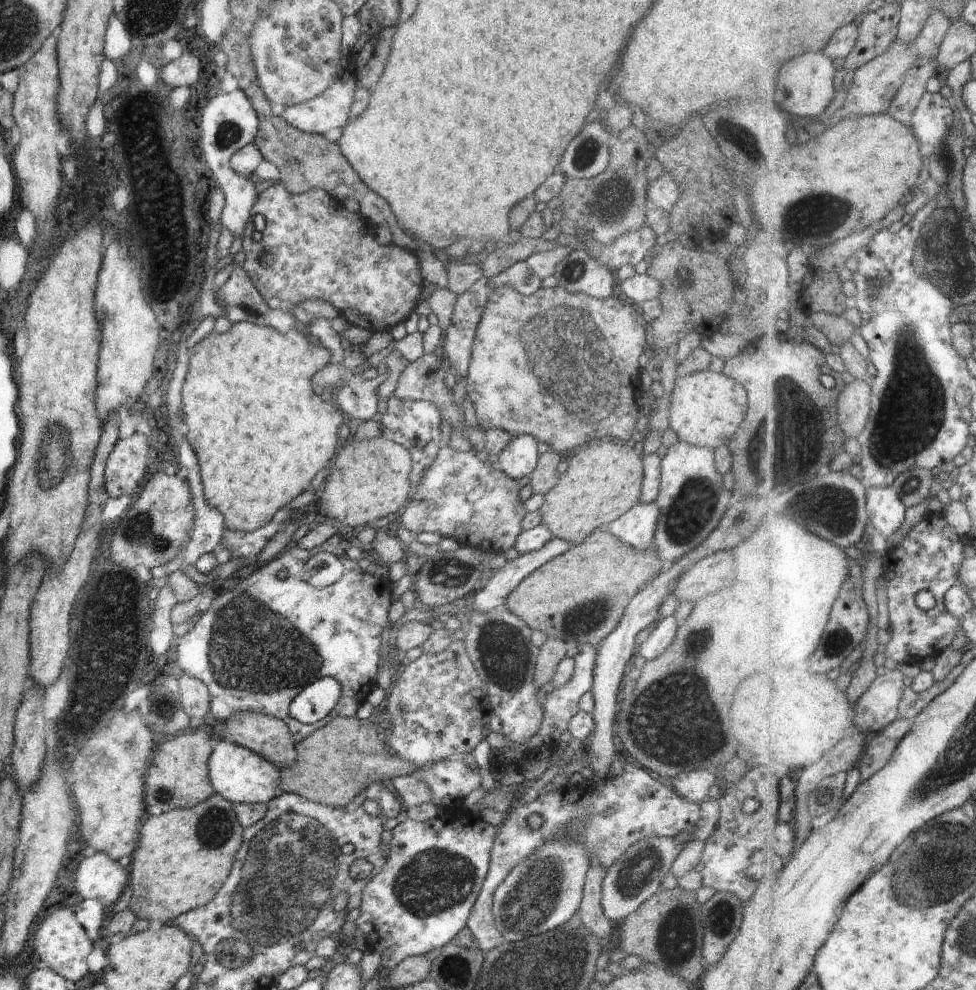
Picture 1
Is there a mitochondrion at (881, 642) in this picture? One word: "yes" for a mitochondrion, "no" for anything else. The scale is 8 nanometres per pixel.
no

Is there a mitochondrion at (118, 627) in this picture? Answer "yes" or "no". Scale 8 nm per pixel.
no

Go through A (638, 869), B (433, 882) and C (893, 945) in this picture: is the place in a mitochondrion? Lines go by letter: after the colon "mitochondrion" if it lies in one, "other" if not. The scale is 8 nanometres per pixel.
A: mitochondrion
B: mitochondrion
C: other

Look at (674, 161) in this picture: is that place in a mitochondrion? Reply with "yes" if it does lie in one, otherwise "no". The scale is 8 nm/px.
no

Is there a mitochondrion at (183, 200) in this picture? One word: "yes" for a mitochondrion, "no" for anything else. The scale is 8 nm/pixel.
no

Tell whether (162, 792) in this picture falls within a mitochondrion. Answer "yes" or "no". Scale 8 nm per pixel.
yes

